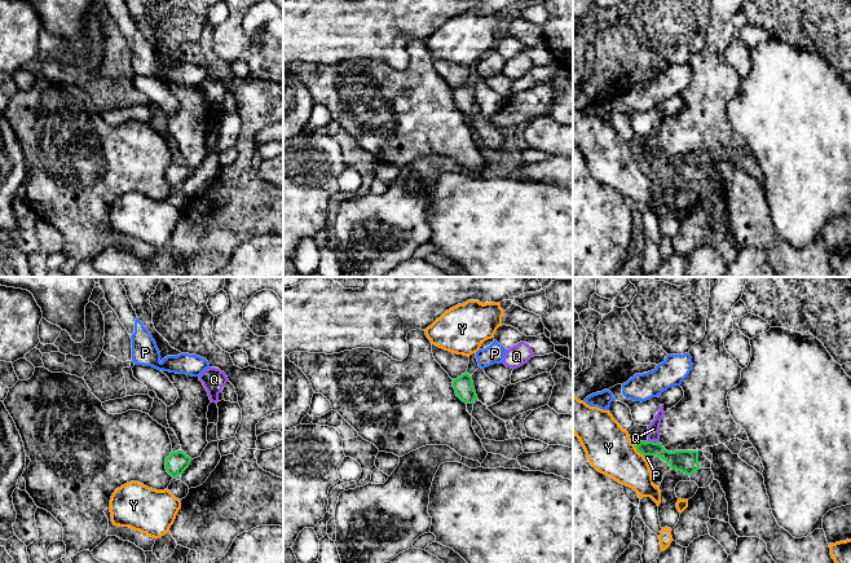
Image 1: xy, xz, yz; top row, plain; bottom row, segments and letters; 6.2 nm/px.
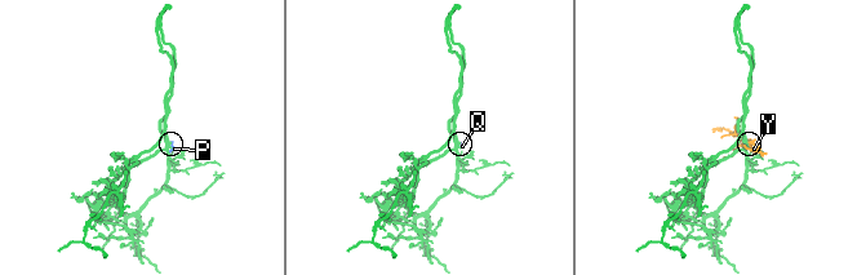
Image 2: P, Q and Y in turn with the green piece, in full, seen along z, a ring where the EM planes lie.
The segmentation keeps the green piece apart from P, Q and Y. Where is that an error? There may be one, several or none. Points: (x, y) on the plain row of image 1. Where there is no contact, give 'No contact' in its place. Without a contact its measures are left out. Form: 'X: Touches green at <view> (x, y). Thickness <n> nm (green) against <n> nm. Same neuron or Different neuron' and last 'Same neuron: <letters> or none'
P: Touches green at yz (647, 165). Thickness 140 nm (green) against 30 nm. Different neuron
Q: Touches green at yz (652, 152). Thickness 140 nm (green) against 80 nm. Different neuron
Y: Touches green at yz (638, 161). Thickness 120 nm (green) against 300 nm. Different neuron
Same neuron: none

